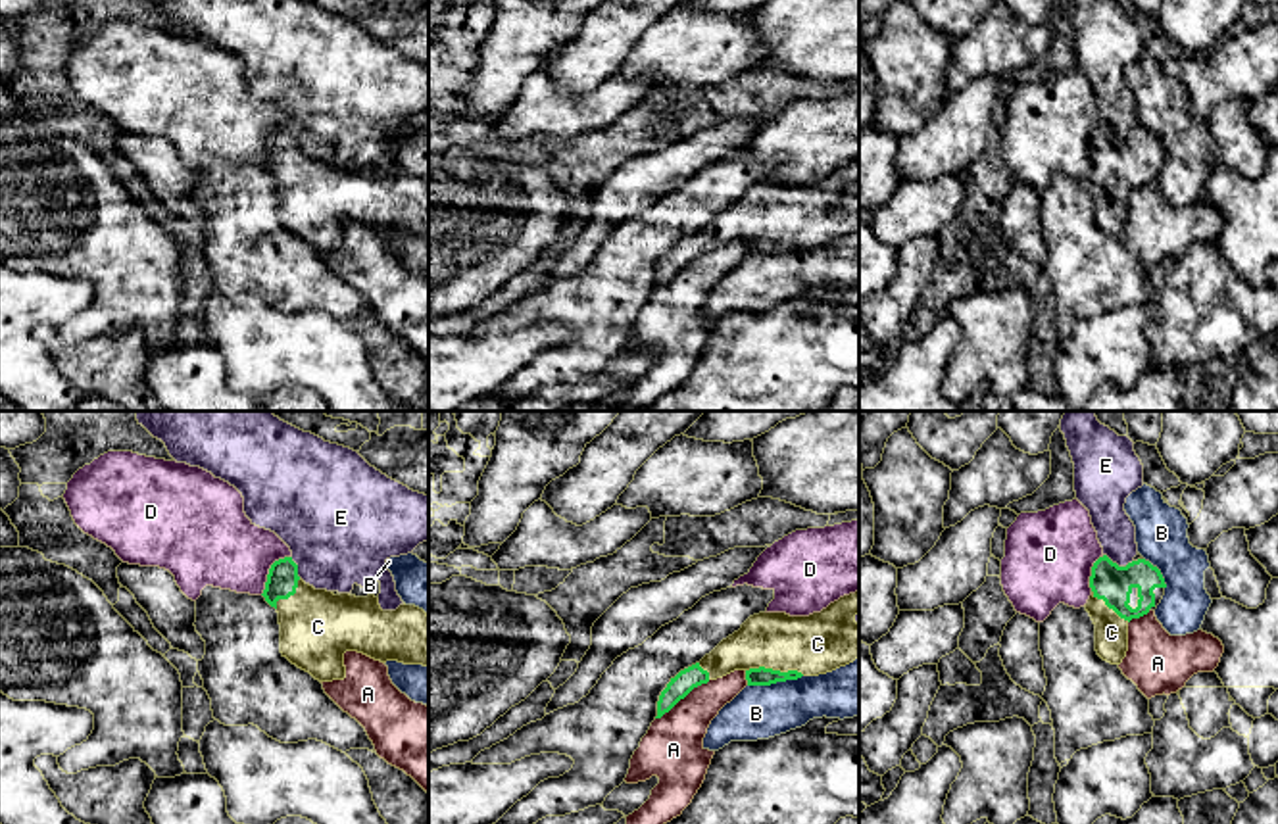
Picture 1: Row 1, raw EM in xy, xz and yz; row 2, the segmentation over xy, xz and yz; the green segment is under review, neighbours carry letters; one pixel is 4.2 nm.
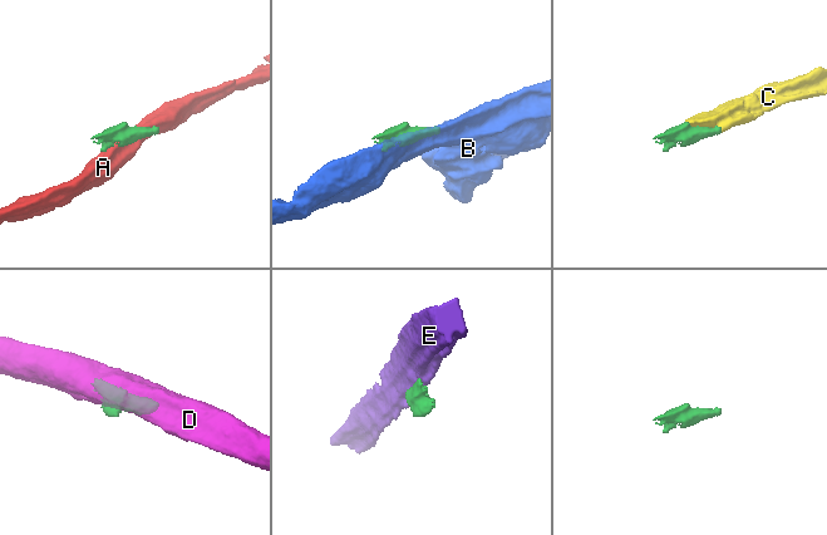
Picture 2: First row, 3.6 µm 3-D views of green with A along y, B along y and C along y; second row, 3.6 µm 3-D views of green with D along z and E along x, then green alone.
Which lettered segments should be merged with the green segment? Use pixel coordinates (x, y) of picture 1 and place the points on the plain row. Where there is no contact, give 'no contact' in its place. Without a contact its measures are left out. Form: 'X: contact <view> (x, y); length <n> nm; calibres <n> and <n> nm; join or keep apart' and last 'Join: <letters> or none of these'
A: contact xz (683, 267); length 280 nm; calibres 90 and 260 nm; keep apart
B: contact xz (775, 252); length 240 nm; calibres 80 and 220 nm; keep apart
C: contact xz (775, 241); length 240 nm; calibres 80 and 260 nm; join
D: contact xy (270, 141); length 220 nm; calibres 130 and 340 nm; keep apart
E: contact yz (1117, 135); length 130 nm; calibres 160 and 160 nm; keep apart
Join: C

